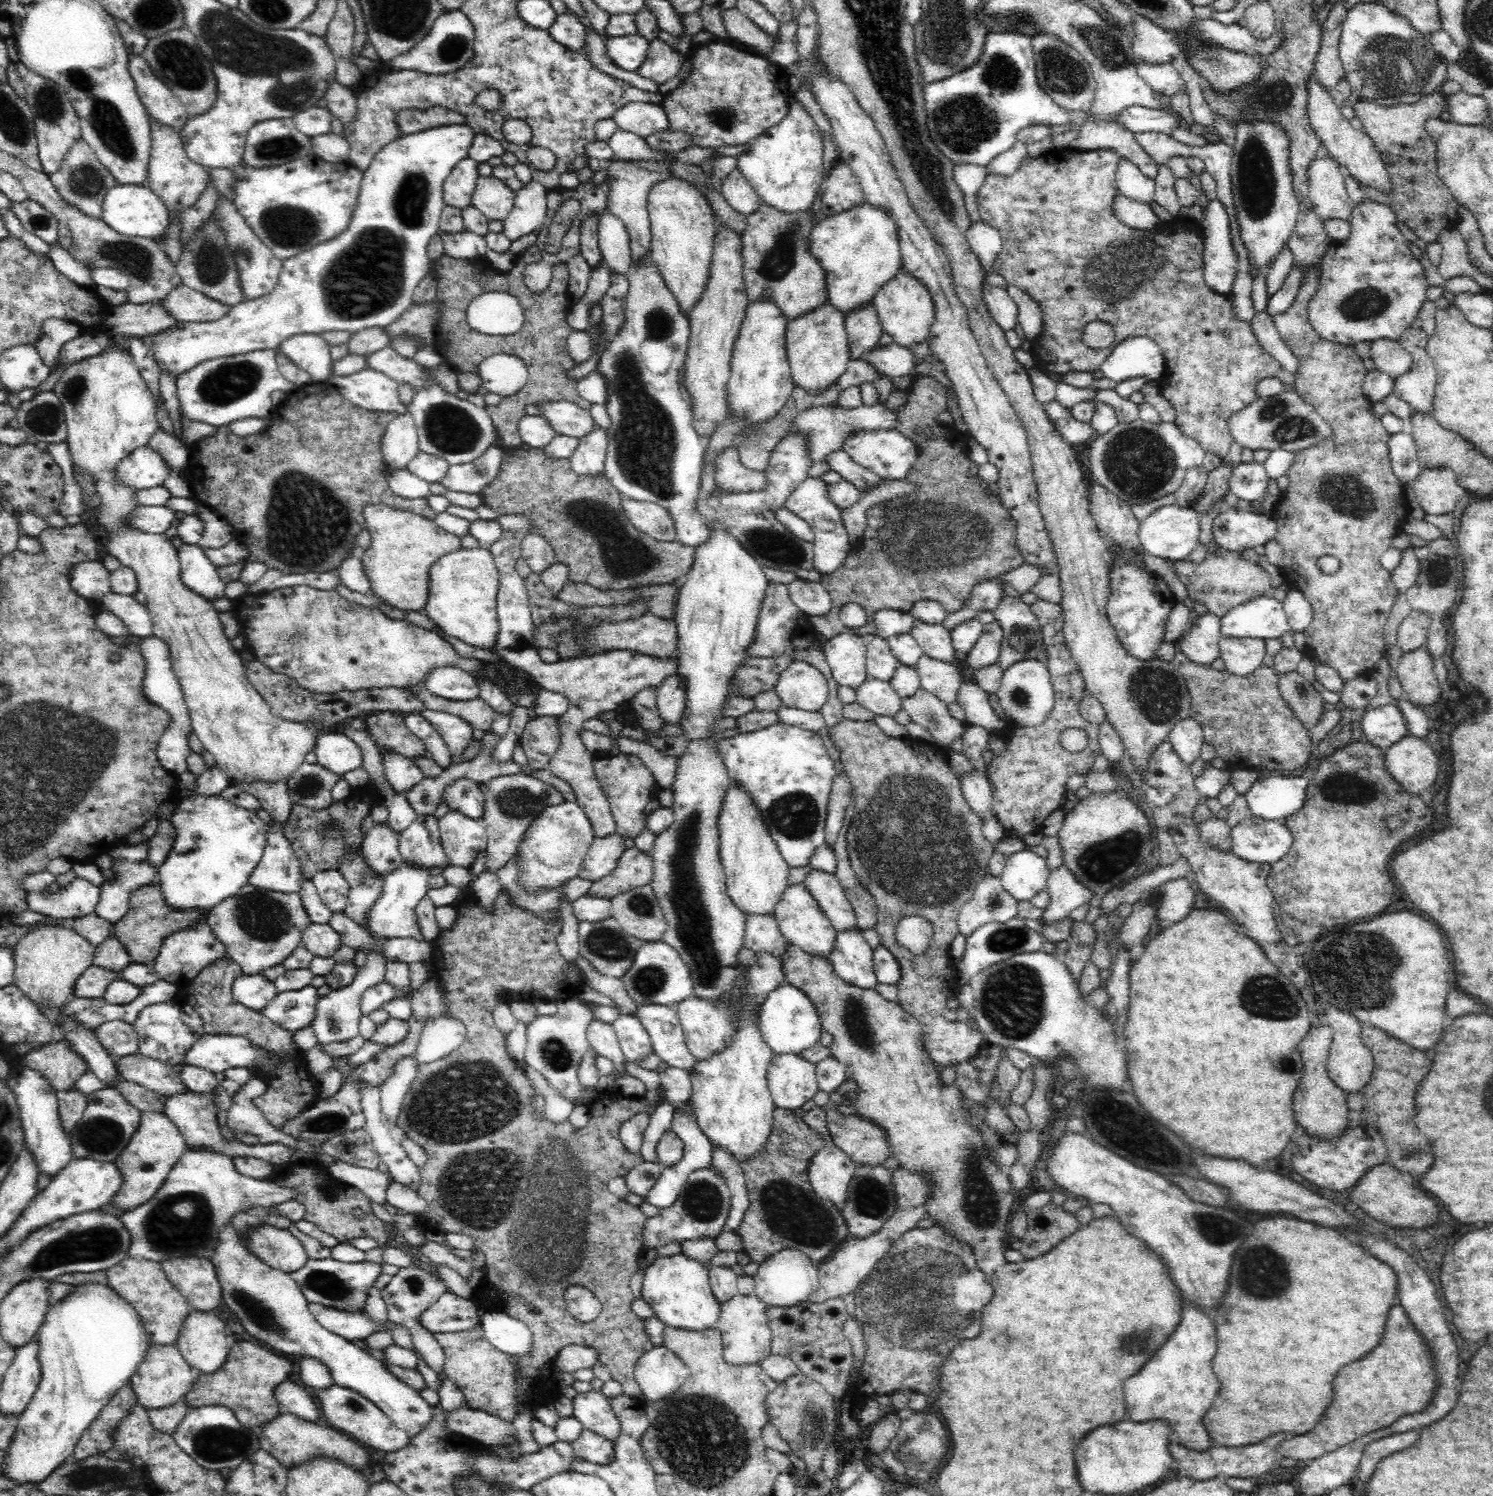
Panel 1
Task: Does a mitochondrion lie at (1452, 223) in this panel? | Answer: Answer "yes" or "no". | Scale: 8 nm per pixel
no

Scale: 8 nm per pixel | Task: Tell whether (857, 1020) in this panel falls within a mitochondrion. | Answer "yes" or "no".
yes

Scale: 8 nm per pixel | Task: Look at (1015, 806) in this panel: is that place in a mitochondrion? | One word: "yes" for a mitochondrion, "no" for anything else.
no

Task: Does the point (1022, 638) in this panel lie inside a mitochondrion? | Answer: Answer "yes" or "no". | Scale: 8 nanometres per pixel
yes

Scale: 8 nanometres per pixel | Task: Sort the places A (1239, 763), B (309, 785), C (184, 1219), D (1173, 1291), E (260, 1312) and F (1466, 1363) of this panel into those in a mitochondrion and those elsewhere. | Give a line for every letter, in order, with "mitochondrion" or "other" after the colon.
A: other
B: mitochondrion
C: mitochondrion
D: other
E: mitochondrion
F: other

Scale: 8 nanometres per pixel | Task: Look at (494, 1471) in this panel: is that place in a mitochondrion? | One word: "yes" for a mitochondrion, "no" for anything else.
yes

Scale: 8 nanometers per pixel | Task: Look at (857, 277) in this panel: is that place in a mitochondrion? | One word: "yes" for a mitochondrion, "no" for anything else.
no

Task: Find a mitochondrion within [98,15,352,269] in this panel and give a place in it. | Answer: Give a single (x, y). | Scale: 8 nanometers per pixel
(176, 60)

